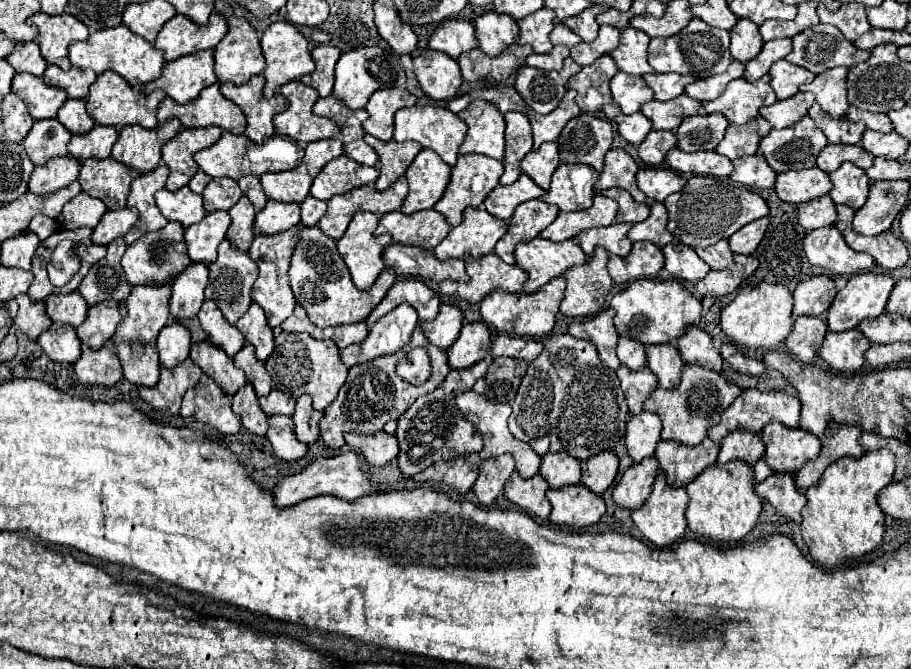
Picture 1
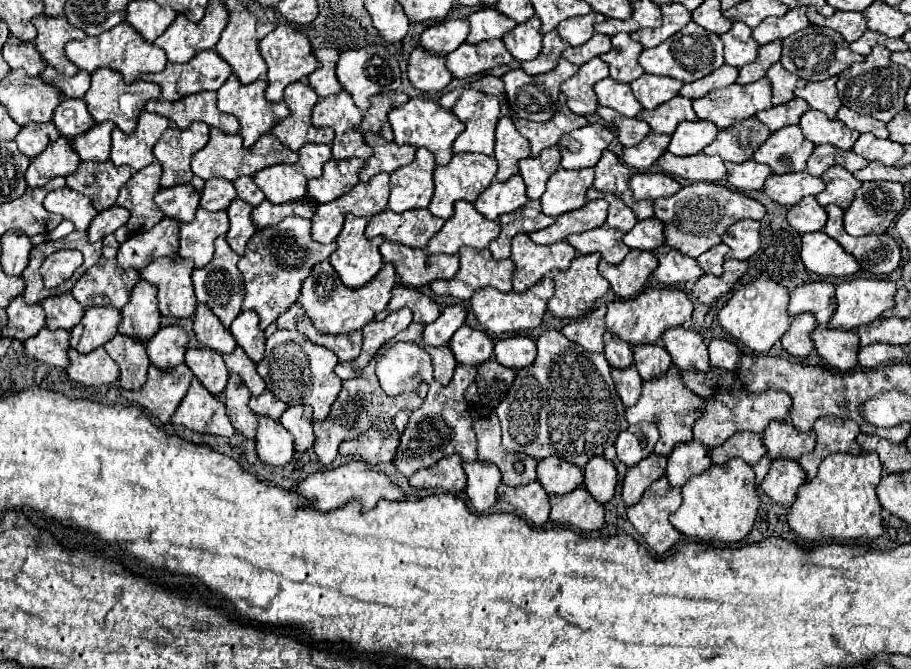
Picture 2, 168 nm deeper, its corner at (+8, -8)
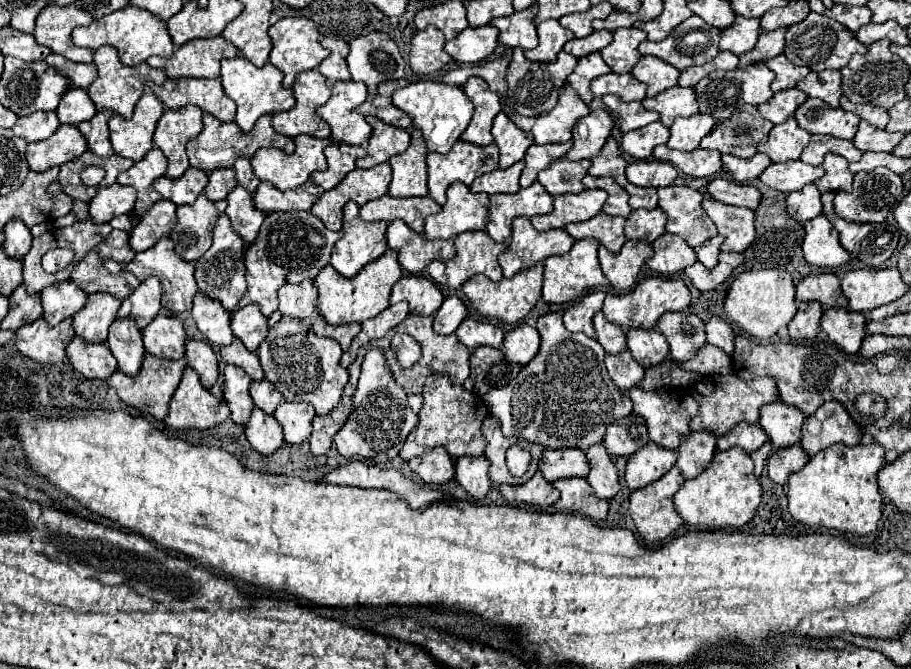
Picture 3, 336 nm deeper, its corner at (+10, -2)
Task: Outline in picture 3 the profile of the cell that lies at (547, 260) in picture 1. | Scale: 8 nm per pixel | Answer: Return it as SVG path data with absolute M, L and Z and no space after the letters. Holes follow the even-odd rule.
M515 218L511 224L511 244L499 256L499 264L503 268L503 276L511 278L521 270L531 268L535 262L545 260L549 256L561 256L571 250L575 240L563 230L547 230L537 232L529 218Z

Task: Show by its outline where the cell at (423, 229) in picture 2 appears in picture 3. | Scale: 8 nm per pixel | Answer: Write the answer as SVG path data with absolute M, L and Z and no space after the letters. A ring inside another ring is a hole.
M385 194L385 196L361 206L361 220L365 220L365 222L403 220L409 228L413 228L415 232L421 234L425 218L439 210L441 210L441 206L437 206L435 200L431 200L431 196L391 198L389 194Z

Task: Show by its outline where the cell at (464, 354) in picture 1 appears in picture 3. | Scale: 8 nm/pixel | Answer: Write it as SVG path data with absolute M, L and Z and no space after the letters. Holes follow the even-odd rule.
M467 318L457 328L457 336L459 336L459 340L463 340L463 344L469 350L479 348L479 346L501 348L503 338L505 338L505 328L503 326L493 326L489 322L479 322L479 320Z

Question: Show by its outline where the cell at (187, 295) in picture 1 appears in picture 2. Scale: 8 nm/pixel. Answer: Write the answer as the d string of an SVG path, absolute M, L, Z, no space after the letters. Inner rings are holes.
M157 258L141 270L141 278L159 288L159 312L163 316L191 318L197 300L191 282L193 262L183 258Z

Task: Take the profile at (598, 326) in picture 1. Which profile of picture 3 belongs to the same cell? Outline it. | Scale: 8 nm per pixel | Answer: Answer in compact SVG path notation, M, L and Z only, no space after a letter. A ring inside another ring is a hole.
M591 292L591 294L583 296L579 302L571 304L563 316L565 328L569 332L583 332L589 338L595 338L595 328L593 328L591 318L595 312L601 310L603 298L605 298L605 292Z

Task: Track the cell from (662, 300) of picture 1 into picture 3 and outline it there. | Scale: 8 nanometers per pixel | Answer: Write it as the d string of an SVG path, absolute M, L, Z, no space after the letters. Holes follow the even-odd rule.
M645 278L641 280L631 292L627 294L607 294L605 304L603 304L603 312L605 318L613 324L619 324L623 328L653 328L657 324L657 320L665 314L665 312L679 312L683 308L687 308L691 302L691 294L689 288L685 286L685 282L681 278Z

